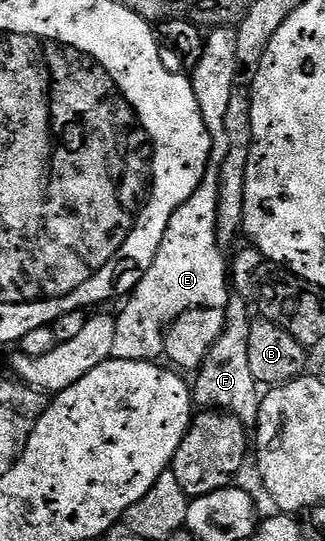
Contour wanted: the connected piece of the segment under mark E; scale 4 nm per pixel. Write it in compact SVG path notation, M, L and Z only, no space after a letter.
M212 28L206 34L197 67L190 74L191 86L197 95L197 107L201 107L201 119L205 119L205 127L211 136L211 161L193 195L189 195L189 199L173 211L173 219L169 219L169 227L165 227L161 247L149 271L122 302L123 310L115 317L111 352L114 360L158 362L167 348L165 334L182 313L190 309L226 310L227 301L233 296L229 288L229 261L227 257L223 258L225 249L217 235L217 199L219 165L225 163L227 154L225 114L229 107L229 95L233 95L235 86L236 59L235 29Z

